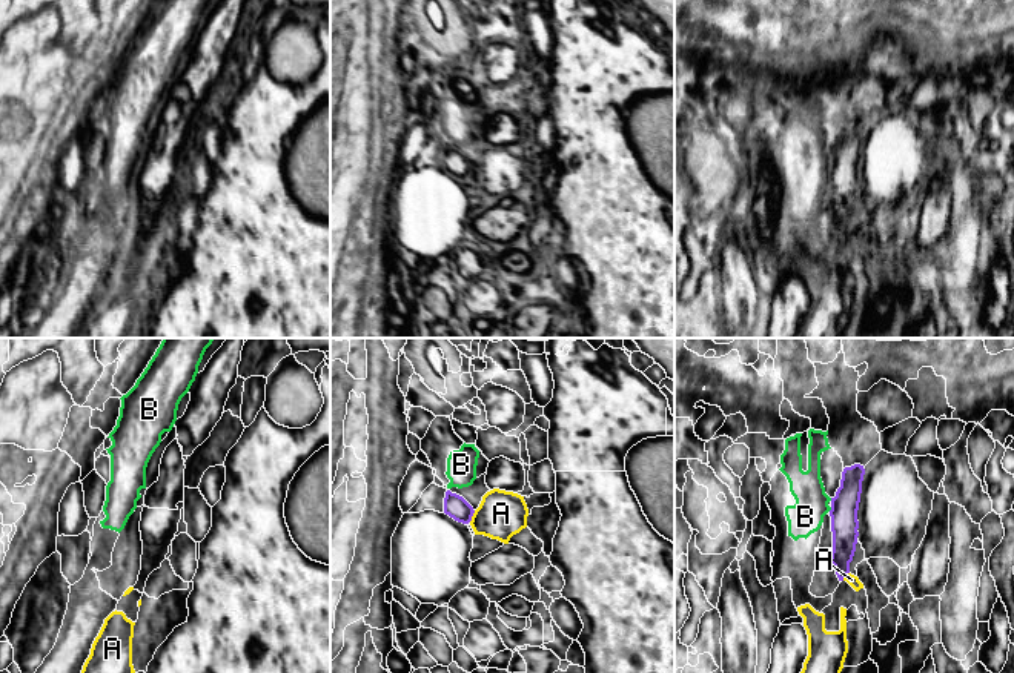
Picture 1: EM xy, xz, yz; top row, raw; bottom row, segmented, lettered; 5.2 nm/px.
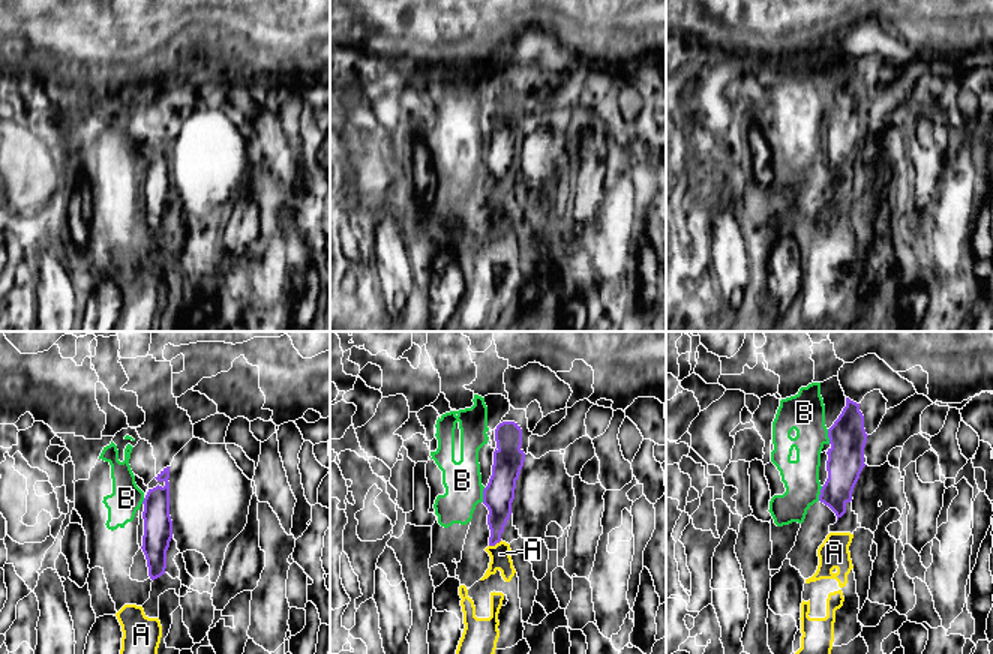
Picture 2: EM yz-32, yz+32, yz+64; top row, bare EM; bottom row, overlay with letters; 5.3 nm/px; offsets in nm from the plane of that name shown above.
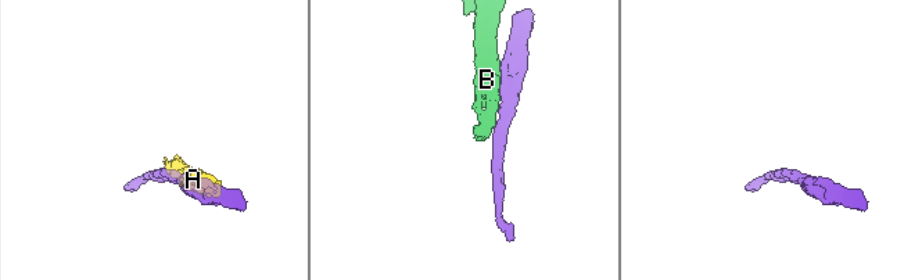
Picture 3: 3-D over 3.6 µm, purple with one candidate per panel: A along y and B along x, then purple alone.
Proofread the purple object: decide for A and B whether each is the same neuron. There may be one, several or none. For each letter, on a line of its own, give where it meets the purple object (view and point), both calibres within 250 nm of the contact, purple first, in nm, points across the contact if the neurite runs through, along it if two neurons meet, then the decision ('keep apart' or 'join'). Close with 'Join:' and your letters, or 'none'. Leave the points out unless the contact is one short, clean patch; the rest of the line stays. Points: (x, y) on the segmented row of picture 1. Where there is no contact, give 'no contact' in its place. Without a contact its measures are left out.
A: xz (472, 515) | 120/240 nm | along xz (475, 510), (469, 521) | keep apart
B: yz (831, 509) | 140/180 nm | keep apart
Join: none

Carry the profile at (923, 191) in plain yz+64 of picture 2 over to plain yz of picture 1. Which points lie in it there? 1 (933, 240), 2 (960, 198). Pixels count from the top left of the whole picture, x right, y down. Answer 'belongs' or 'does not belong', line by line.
1: belongs
2: does not belong

